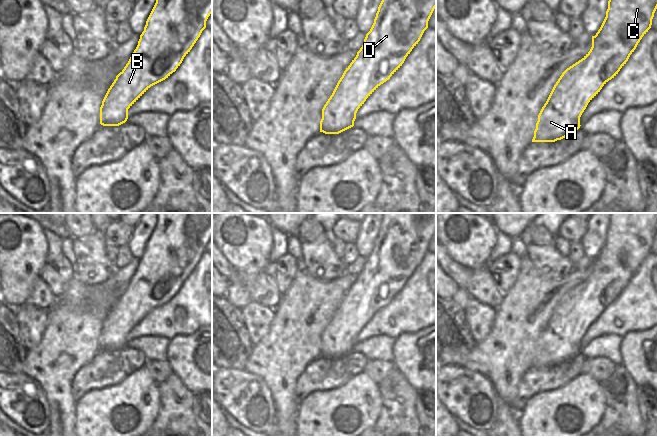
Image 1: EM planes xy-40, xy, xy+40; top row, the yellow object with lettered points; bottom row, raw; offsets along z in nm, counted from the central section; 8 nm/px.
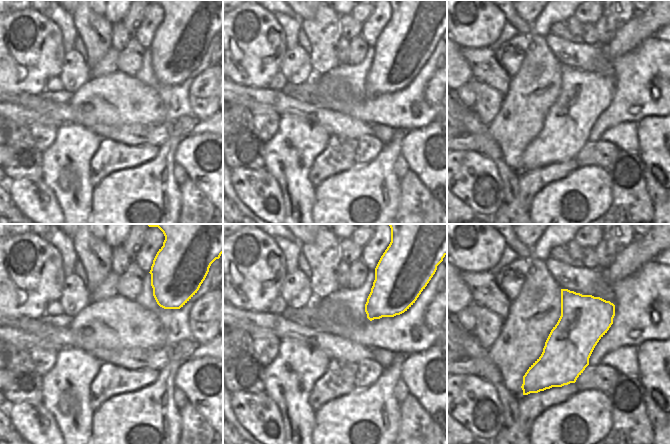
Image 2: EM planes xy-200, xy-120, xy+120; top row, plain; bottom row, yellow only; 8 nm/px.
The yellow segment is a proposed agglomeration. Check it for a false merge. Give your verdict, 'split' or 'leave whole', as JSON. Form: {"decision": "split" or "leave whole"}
{"decision": "leave whole"}

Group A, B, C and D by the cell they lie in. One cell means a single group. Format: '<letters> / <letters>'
A B C D

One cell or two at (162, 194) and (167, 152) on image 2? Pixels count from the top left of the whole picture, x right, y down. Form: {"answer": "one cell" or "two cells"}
{"answer": "one cell"}

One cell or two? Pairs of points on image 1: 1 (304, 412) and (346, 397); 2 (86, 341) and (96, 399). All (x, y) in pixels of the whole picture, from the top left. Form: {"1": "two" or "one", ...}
{"1": "one", "2": "two"}

